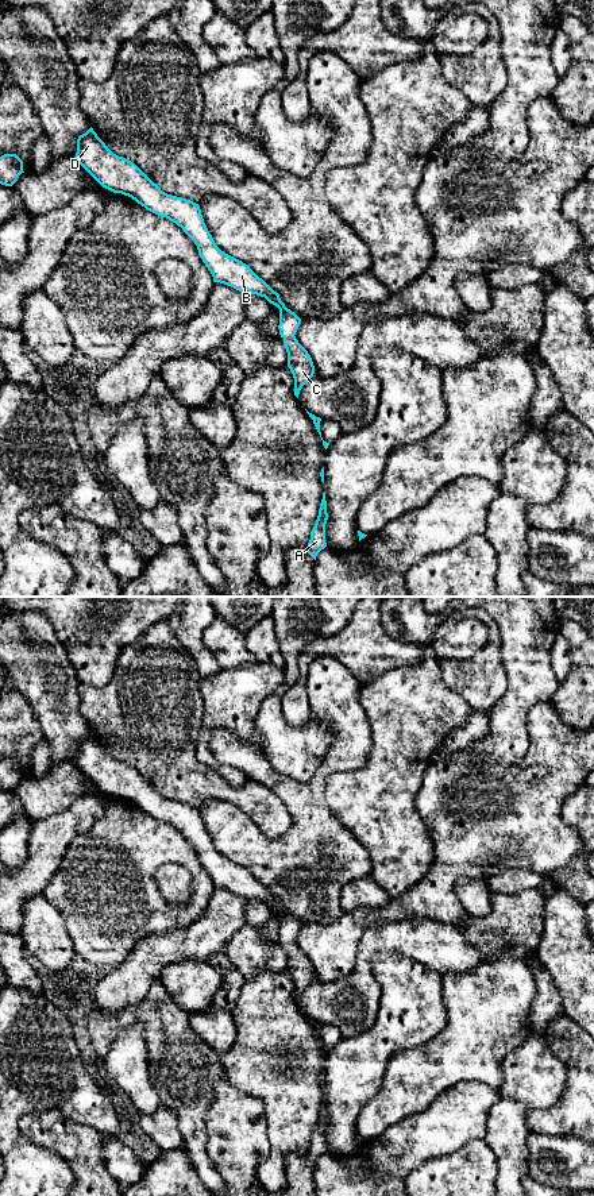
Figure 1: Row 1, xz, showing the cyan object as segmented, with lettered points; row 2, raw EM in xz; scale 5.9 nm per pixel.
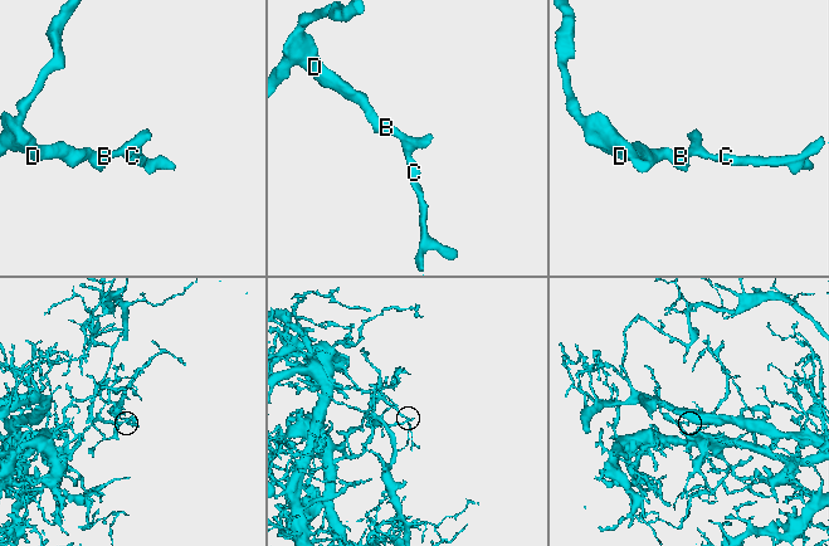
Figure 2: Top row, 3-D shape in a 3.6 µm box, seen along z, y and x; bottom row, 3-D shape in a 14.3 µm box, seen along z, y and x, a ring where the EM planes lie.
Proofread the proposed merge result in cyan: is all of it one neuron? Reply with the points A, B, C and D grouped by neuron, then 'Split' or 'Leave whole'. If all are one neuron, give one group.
Groups: A B C D. Leave whole

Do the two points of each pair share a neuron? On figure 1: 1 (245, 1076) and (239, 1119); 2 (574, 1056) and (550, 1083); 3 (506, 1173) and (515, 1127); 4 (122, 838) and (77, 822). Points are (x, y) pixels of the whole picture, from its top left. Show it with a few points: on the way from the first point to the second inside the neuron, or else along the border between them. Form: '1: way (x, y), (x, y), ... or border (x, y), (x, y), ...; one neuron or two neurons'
1: border (227, 1077), (238, 1088), (254, 1095), (265, 1112); two neurons
2: border (546, 1041), (567, 1071), (566, 1088), (560, 1096); two neurons
3: way (510, 1162), (510, 1138); one neuron
4: border (108, 799), (93, 825), (68, 848); two neurons

